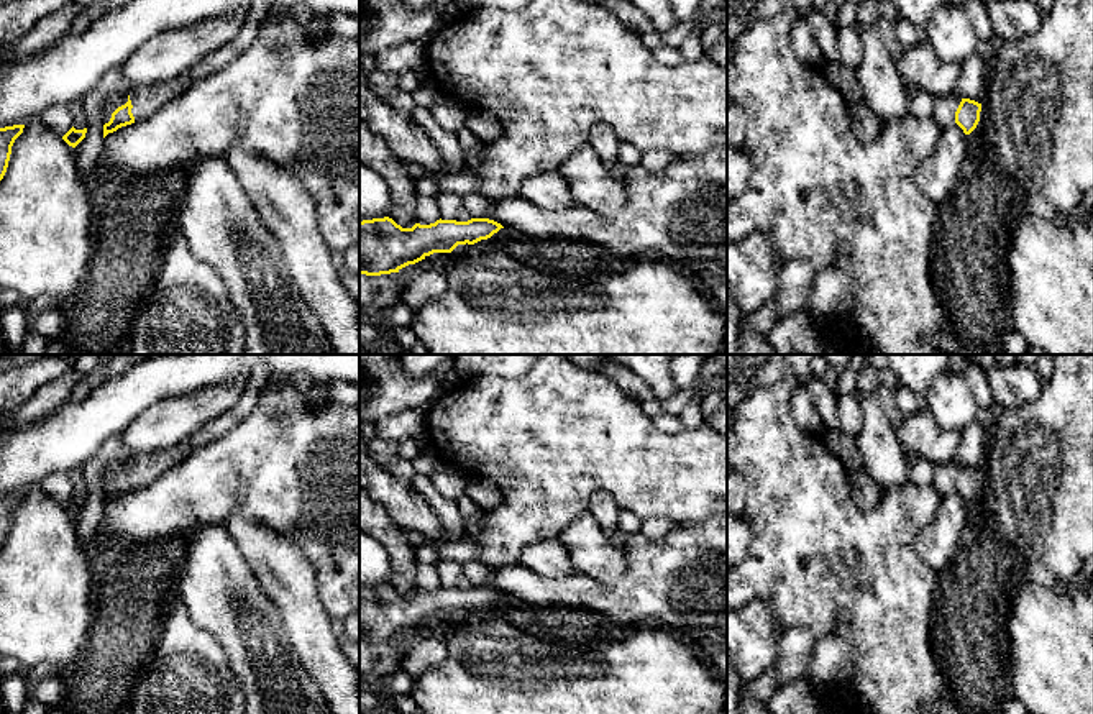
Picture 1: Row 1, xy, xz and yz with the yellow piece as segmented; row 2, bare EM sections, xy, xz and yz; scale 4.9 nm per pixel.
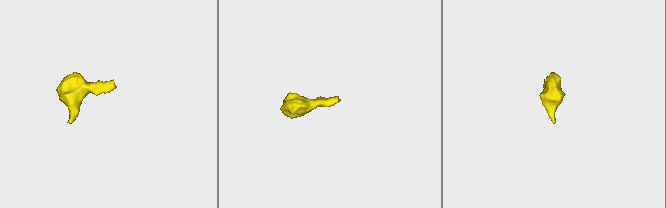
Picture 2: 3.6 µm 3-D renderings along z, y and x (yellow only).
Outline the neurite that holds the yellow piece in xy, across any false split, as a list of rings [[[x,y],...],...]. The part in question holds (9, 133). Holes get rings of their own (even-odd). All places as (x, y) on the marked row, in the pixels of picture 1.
[[[25,125],[0,128],[0,181],[3,179],[7,172],[11,146],[15,140],[23,133],[23,128]]]

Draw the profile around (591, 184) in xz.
[[[589,144],[569,156],[558,172],[566,179],[579,207],[614,218],[627,204],[625,181],[615,179]]]

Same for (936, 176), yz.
[[[955,123],[940,131],[939,143],[931,158],[927,158],[916,172],[916,181],[921,192],[939,205],[965,161],[967,135]]]

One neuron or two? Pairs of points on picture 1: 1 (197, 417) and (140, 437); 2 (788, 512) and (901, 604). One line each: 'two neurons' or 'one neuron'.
1: one neuron
2: one neuron

